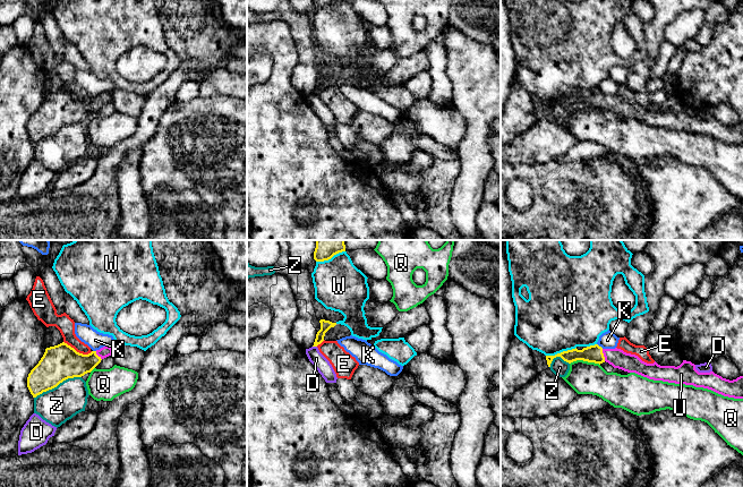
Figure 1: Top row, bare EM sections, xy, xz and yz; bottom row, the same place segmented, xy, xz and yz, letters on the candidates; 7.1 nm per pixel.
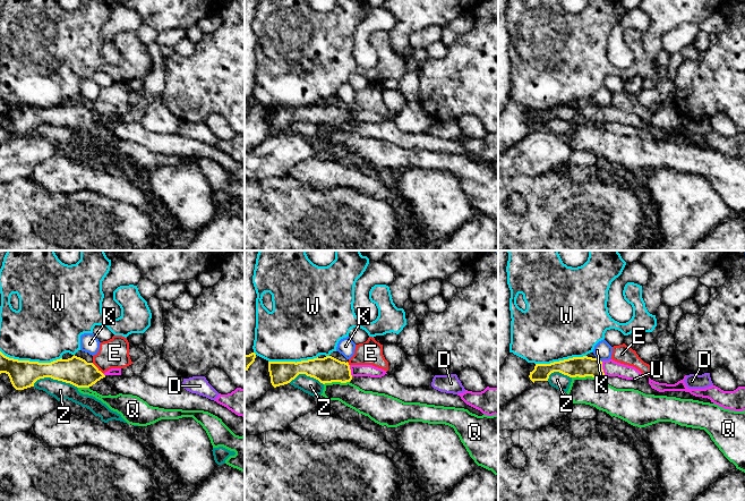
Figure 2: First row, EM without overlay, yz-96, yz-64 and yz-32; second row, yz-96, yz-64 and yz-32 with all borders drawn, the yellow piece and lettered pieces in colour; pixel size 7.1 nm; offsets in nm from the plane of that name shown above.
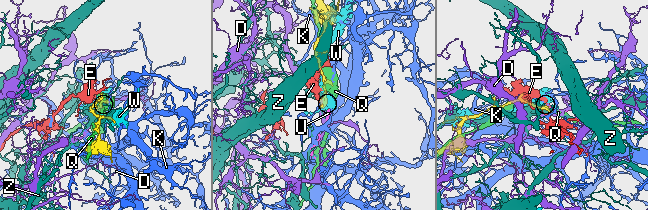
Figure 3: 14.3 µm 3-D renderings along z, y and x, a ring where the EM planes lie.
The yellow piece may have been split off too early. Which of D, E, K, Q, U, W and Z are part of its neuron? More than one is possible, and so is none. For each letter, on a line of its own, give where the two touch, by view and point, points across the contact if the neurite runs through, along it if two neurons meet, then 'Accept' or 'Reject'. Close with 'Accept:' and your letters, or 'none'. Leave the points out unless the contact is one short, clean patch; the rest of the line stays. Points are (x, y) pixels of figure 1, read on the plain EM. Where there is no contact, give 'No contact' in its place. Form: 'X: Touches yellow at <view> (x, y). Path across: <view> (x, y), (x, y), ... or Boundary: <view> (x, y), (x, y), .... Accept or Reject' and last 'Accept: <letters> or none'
D: Touches yellow at xz (315, 92). Reject
E: Touches yellow at xy (78, 99). Boundary: xy (63, 87), (79, 99), (90, 100), (92, 97). Reject
K: Touches yellow at yz (600, 93). Reject
Q: Touches yellow at yz (584, 107). Reject
U: Touches yellow at yz (603, 101). Path across: yz (594, 100), (603, 101), (617, 104). Accept
W: Touches yellow at yz (561, 99). Reject
Z: Touches yellow at xy (57, 131). Reject
Accept: U

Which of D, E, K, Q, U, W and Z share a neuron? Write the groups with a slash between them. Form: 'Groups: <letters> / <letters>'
Groups: D / E K / Q / U / W / Z

